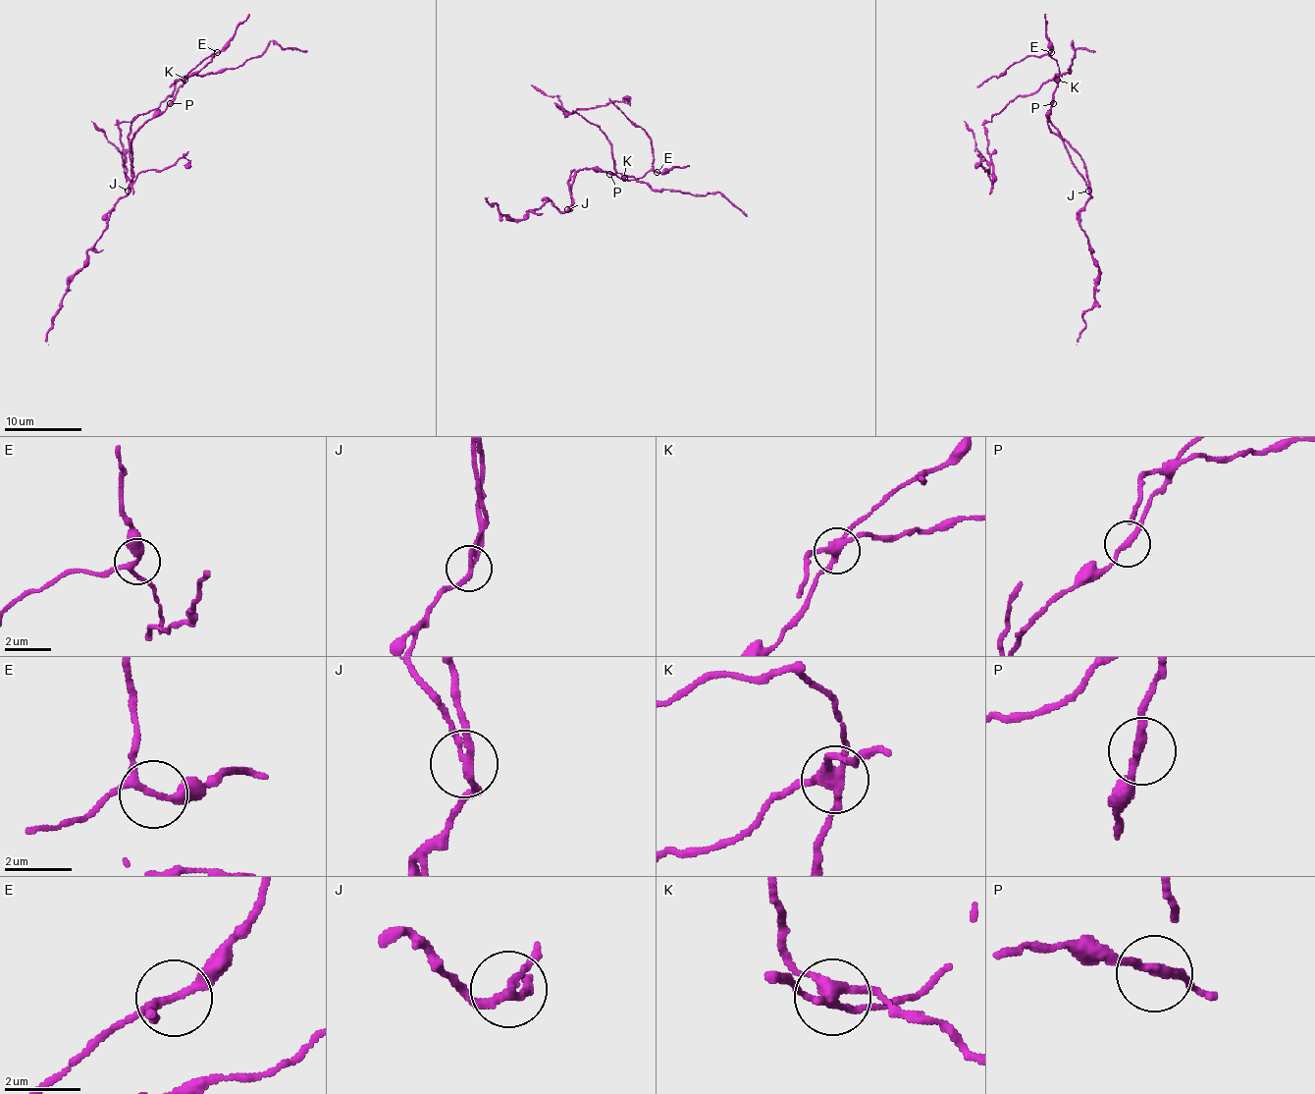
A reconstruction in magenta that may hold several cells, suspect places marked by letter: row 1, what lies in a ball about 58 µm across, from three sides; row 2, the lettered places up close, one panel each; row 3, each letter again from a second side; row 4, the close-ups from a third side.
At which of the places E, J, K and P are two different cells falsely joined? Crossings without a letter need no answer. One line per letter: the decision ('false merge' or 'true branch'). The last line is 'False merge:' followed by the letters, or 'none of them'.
E: true branch
J: false merge
K: false merge
P: true branch
False merge: J, K

